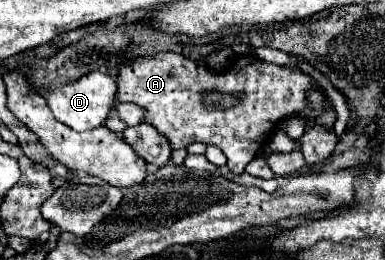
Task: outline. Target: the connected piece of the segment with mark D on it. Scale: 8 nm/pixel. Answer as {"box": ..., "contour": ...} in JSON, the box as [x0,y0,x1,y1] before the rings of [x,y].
{"box":[53,70,117,132],"contour":[[[93,70],[73,82],[61,84],[61,88],[53,90],[53,94],[55,94],[53,100],[57,100],[57,120],[63,124],[69,124],[73,130],[79,130],[79,132],[101,126],[105,122],[109,110],[113,108],[115,90],[117,90],[115,80],[99,70]]]}

